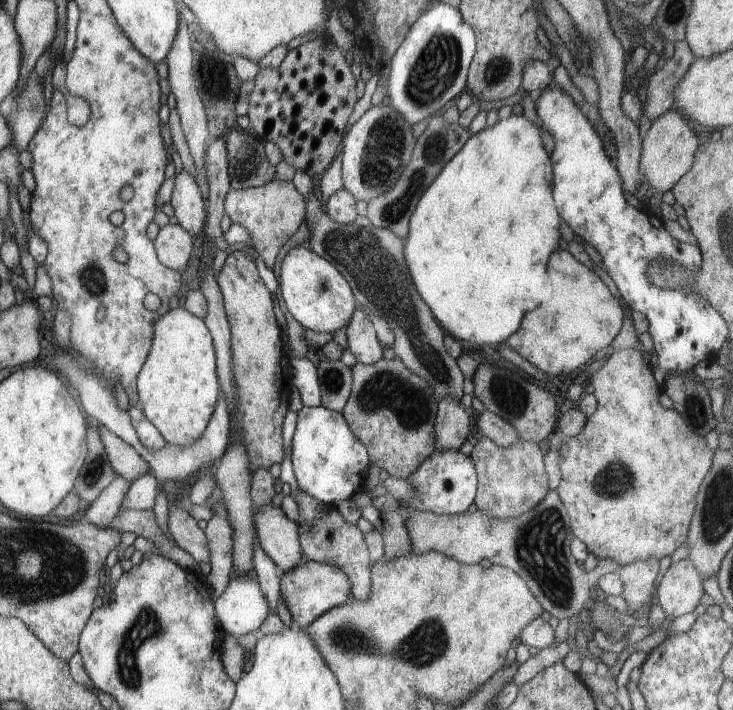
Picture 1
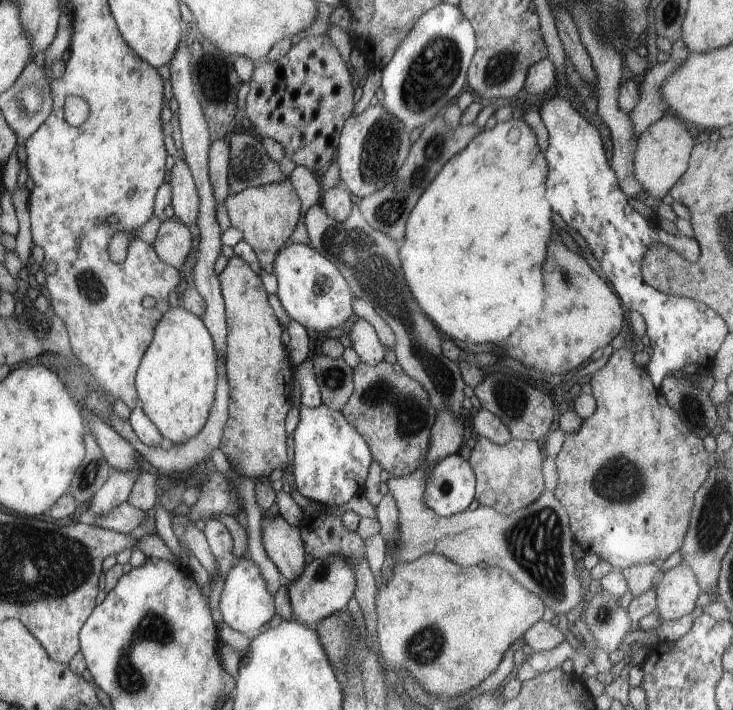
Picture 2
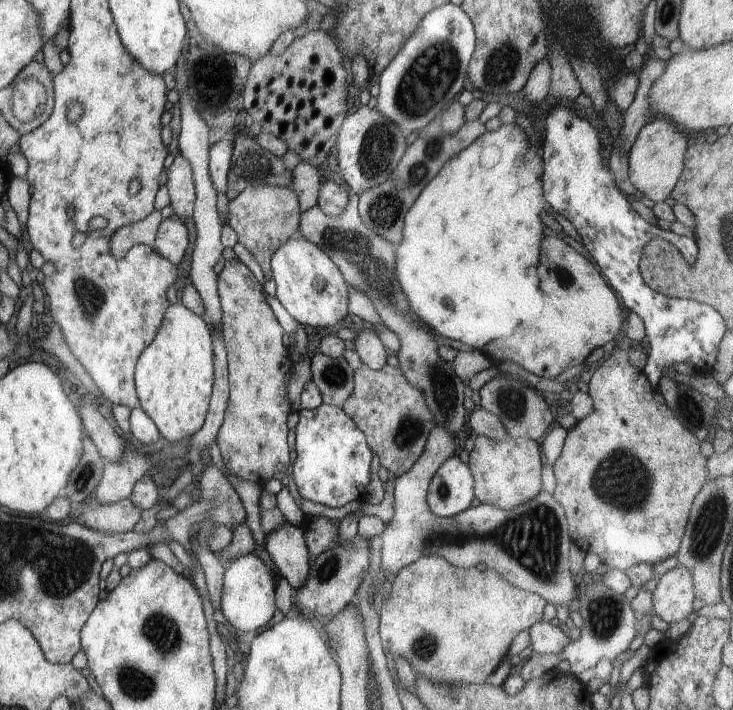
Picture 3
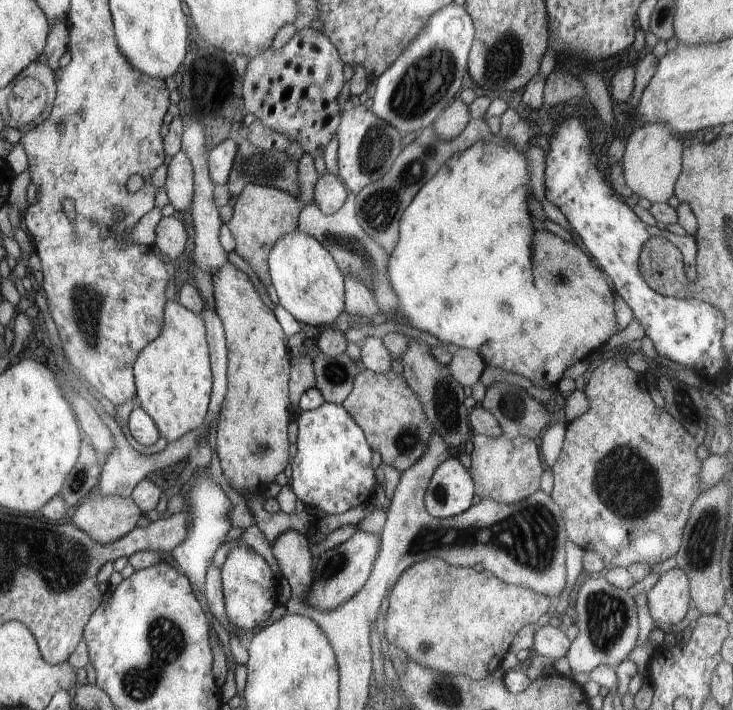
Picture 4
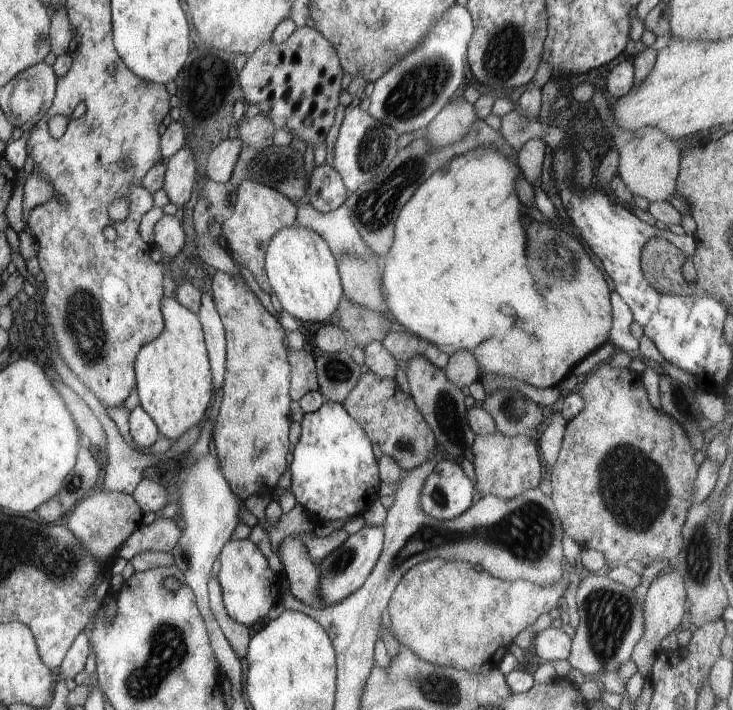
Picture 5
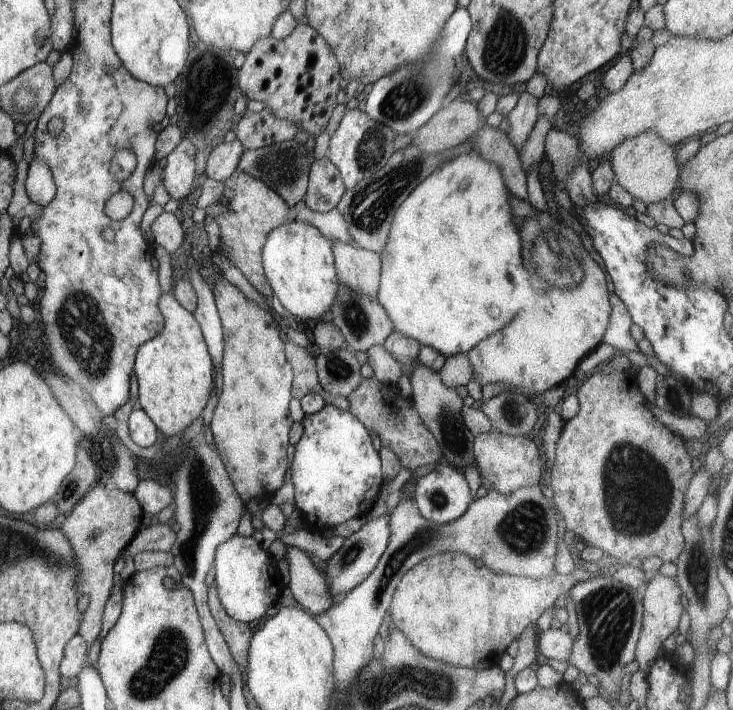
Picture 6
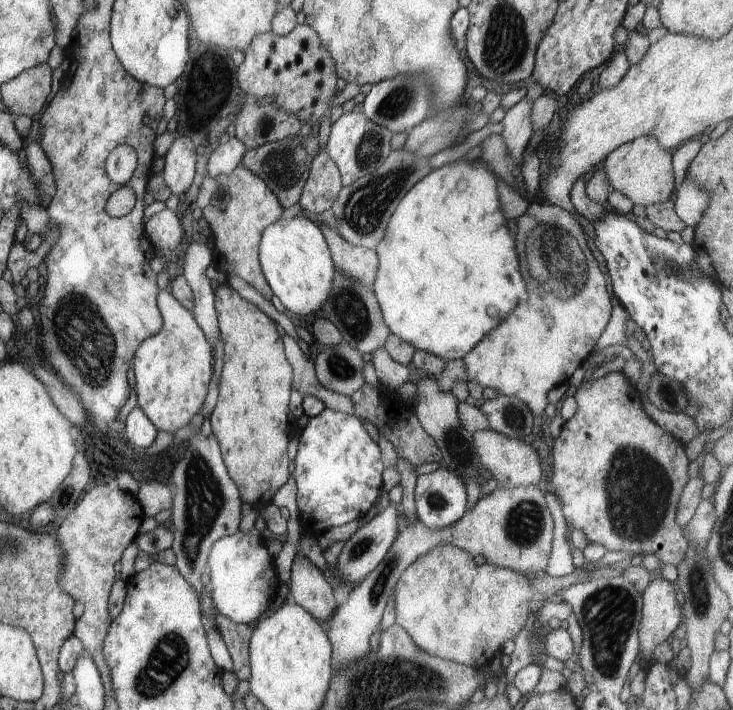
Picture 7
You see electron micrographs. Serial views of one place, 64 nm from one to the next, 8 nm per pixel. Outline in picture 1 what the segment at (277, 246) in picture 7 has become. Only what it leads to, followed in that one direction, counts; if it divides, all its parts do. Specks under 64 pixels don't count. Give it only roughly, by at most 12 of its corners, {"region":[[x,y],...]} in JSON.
{"region":[[304,244],[279,264],[277,294],[317,333],[356,305],[339,271]]}

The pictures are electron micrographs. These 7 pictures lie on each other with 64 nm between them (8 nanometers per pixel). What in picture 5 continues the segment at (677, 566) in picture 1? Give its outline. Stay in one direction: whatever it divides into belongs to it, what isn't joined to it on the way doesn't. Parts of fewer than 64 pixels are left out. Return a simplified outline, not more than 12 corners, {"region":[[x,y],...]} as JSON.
{"region":[[674,569],[643,602],[643,634],[630,656],[647,678],[661,640],[679,626],[685,599]]}

